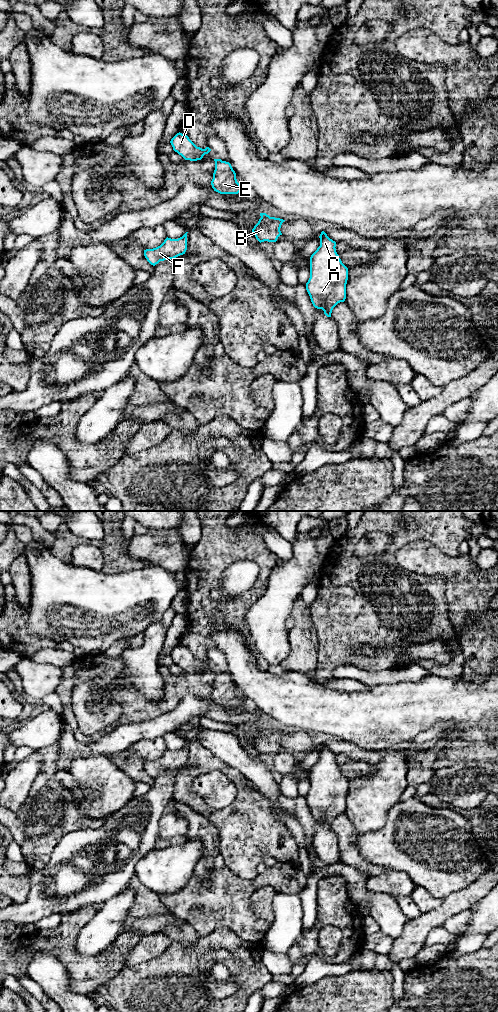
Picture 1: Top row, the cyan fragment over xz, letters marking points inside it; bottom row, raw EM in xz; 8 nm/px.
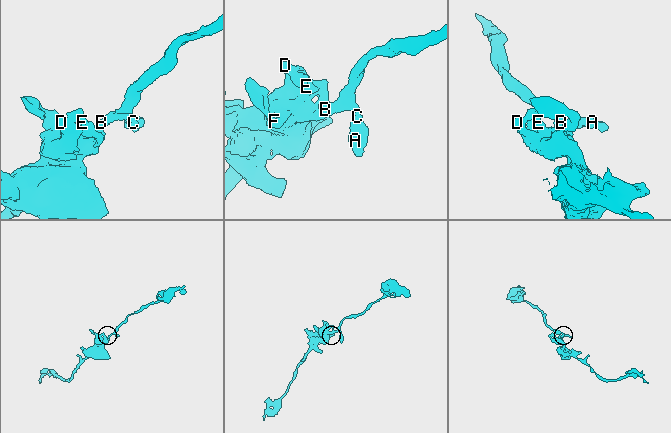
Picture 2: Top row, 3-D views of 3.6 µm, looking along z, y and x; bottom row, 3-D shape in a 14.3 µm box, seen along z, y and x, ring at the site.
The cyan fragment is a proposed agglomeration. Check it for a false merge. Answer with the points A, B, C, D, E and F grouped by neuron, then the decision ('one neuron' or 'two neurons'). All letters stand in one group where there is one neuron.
groups A B C D E F; one neuron

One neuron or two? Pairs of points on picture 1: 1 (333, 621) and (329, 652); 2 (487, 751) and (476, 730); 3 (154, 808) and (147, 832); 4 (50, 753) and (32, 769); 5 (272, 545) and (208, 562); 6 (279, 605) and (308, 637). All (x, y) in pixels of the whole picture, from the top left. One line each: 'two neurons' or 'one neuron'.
1: one neuron
2: two neurons
3: one neuron
4: two neurons
5: two neurons
6: two neurons

